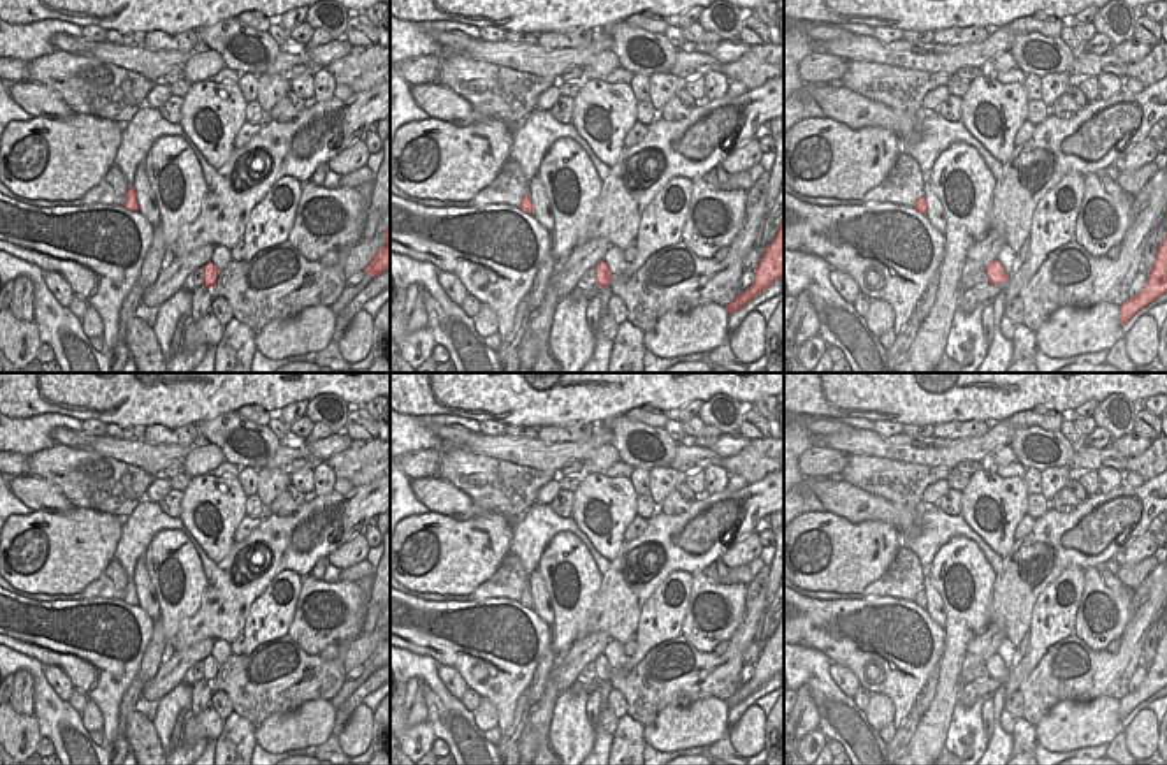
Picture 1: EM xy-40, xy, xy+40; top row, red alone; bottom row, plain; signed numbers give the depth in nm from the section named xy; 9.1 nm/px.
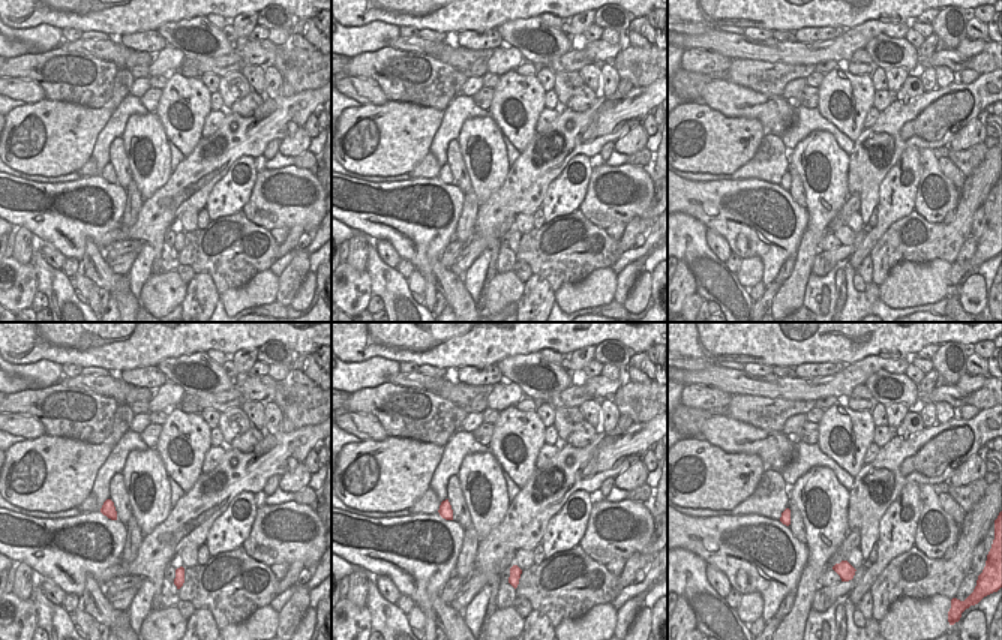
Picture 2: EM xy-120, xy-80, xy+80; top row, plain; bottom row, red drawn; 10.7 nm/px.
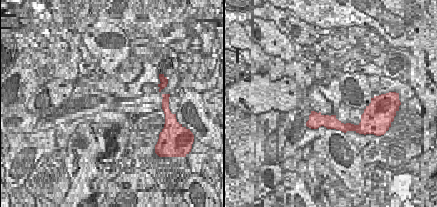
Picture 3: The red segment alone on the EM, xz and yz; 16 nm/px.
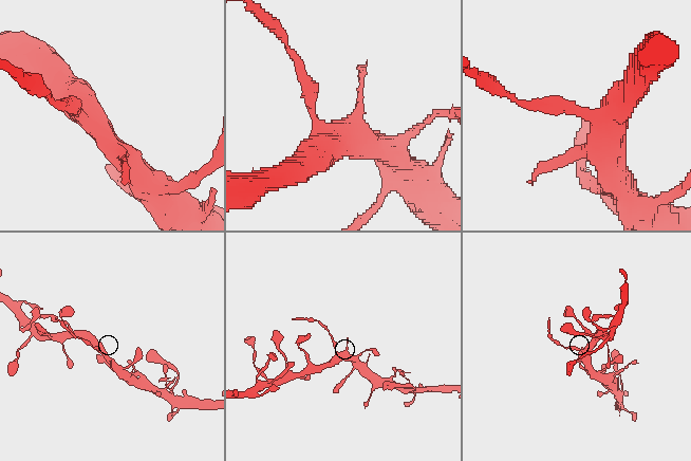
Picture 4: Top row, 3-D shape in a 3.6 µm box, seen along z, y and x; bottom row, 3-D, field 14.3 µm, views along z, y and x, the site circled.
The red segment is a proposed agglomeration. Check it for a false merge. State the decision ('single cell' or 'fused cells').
fused cells

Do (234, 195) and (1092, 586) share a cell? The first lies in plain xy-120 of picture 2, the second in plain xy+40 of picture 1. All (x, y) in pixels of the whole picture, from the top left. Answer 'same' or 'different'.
different

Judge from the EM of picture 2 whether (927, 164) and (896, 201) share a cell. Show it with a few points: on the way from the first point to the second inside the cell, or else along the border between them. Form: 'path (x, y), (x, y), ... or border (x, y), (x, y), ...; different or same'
border (920, 150), (920, 183), (914, 206); different

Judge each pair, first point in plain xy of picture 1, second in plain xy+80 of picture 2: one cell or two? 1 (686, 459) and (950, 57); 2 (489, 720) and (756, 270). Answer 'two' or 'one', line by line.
1: one
2: one

